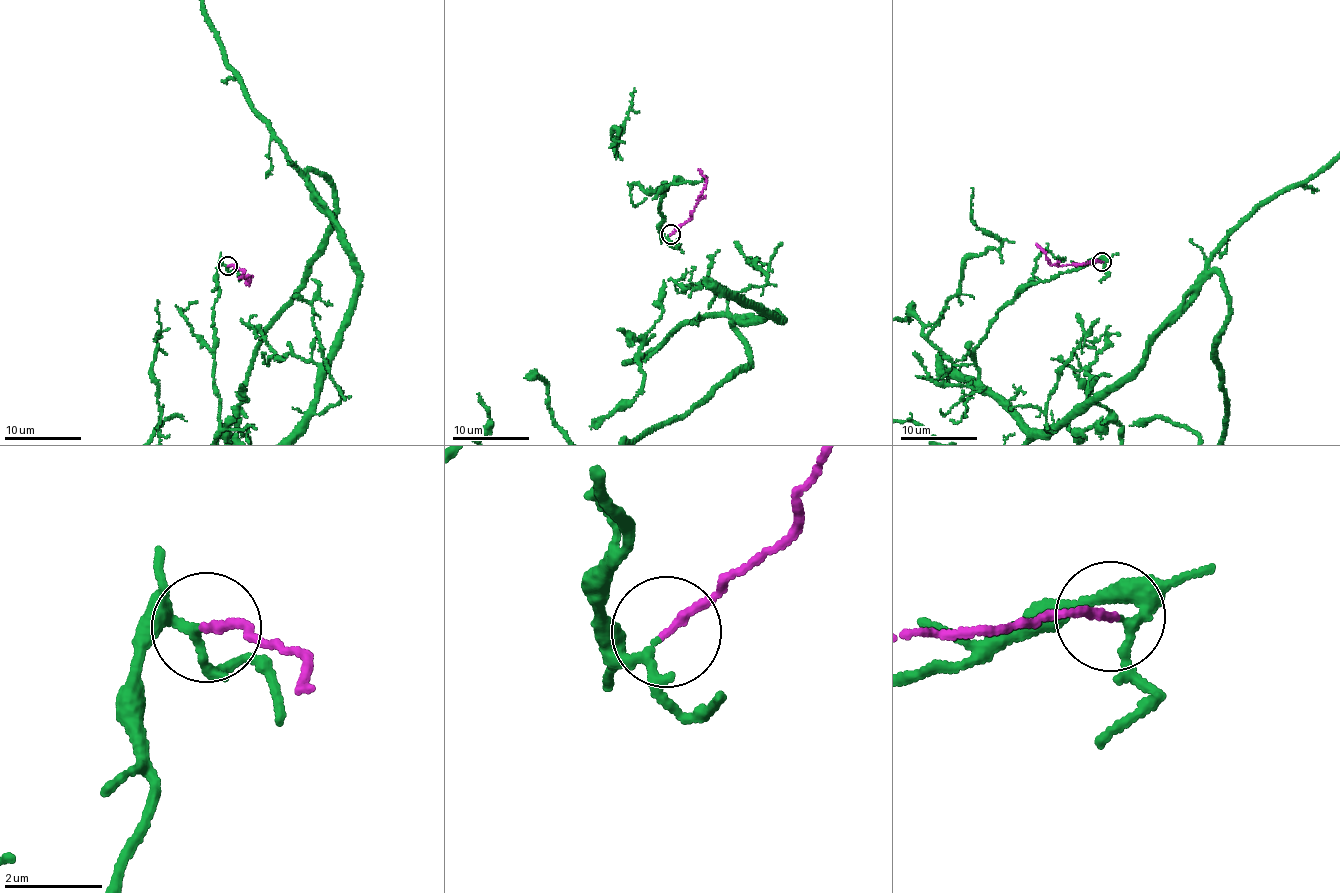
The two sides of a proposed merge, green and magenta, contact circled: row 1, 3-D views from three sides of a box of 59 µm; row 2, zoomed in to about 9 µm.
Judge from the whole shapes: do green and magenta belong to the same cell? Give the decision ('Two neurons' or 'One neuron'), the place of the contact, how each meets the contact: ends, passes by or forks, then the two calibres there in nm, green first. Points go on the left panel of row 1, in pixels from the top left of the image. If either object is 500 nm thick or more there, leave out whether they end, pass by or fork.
One neuron. Place: (228, 266). At the ring green passes by. At the ring magenta ends. Thickness 160 nm (green) against 170 nm

